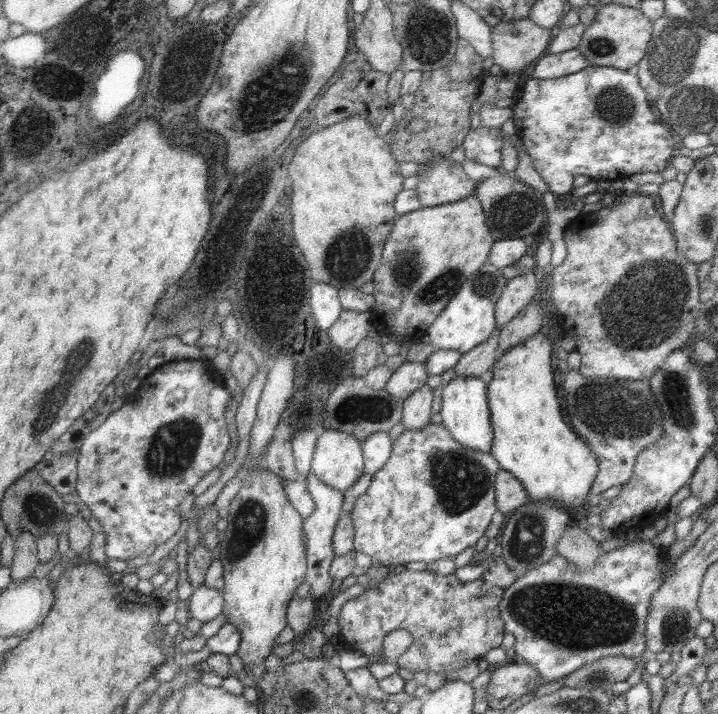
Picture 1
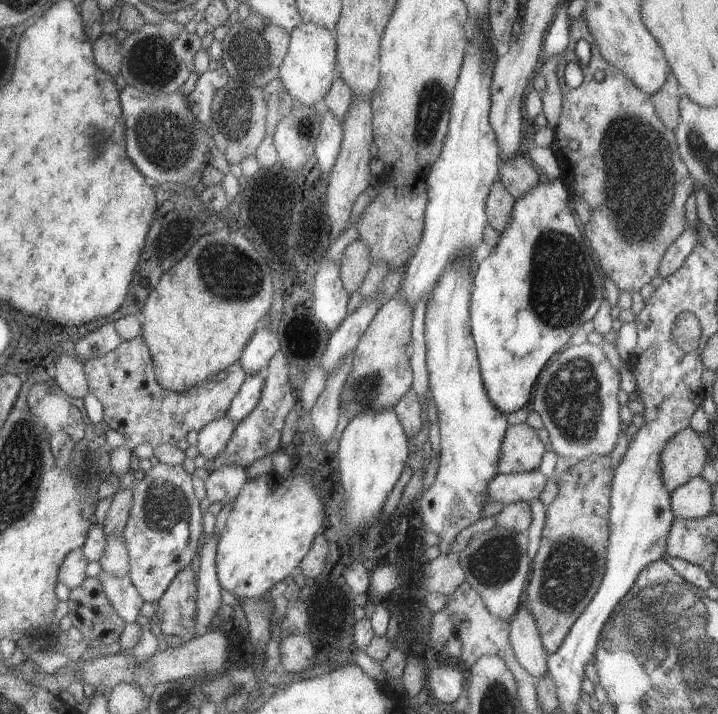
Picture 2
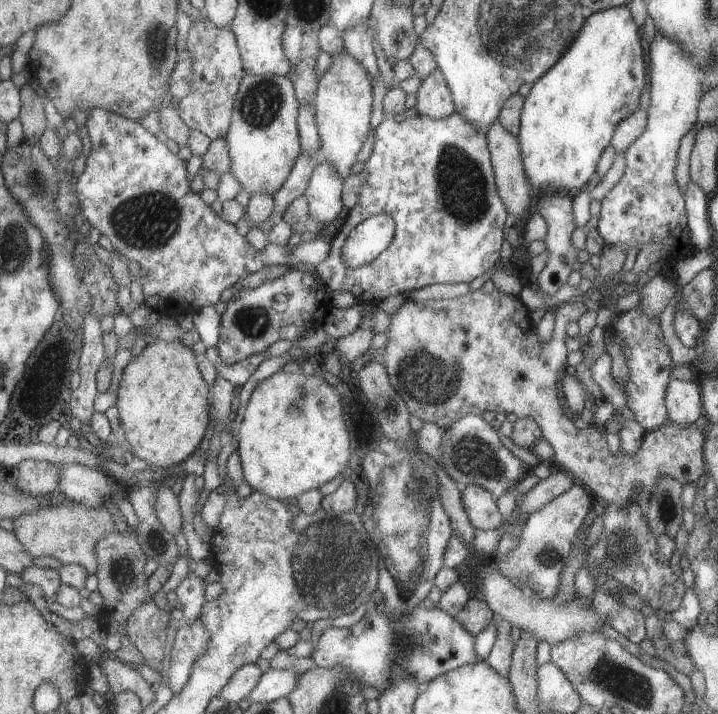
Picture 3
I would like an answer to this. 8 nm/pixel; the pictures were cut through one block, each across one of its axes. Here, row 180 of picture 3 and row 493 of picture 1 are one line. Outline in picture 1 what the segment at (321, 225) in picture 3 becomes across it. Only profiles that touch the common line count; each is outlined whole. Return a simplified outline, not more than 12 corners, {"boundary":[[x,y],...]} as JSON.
{"boundary":[[303,478],[315,510],[303,519],[305,582],[317,601],[330,590],[331,538],[342,493]]}

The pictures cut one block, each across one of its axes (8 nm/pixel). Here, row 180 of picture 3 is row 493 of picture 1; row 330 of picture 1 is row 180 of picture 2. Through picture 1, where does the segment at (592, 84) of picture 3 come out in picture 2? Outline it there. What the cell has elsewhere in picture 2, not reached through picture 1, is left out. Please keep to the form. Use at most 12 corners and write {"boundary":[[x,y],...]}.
{"boundary":[[560,178],[514,199],[470,329],[505,415],[605,298]]}

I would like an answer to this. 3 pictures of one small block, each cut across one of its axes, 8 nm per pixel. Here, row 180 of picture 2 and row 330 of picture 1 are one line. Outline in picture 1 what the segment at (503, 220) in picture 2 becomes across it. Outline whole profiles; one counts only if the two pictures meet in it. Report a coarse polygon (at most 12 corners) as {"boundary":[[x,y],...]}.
{"boundary":[[500,328],[464,352],[455,375],[484,377],[499,357]]}

